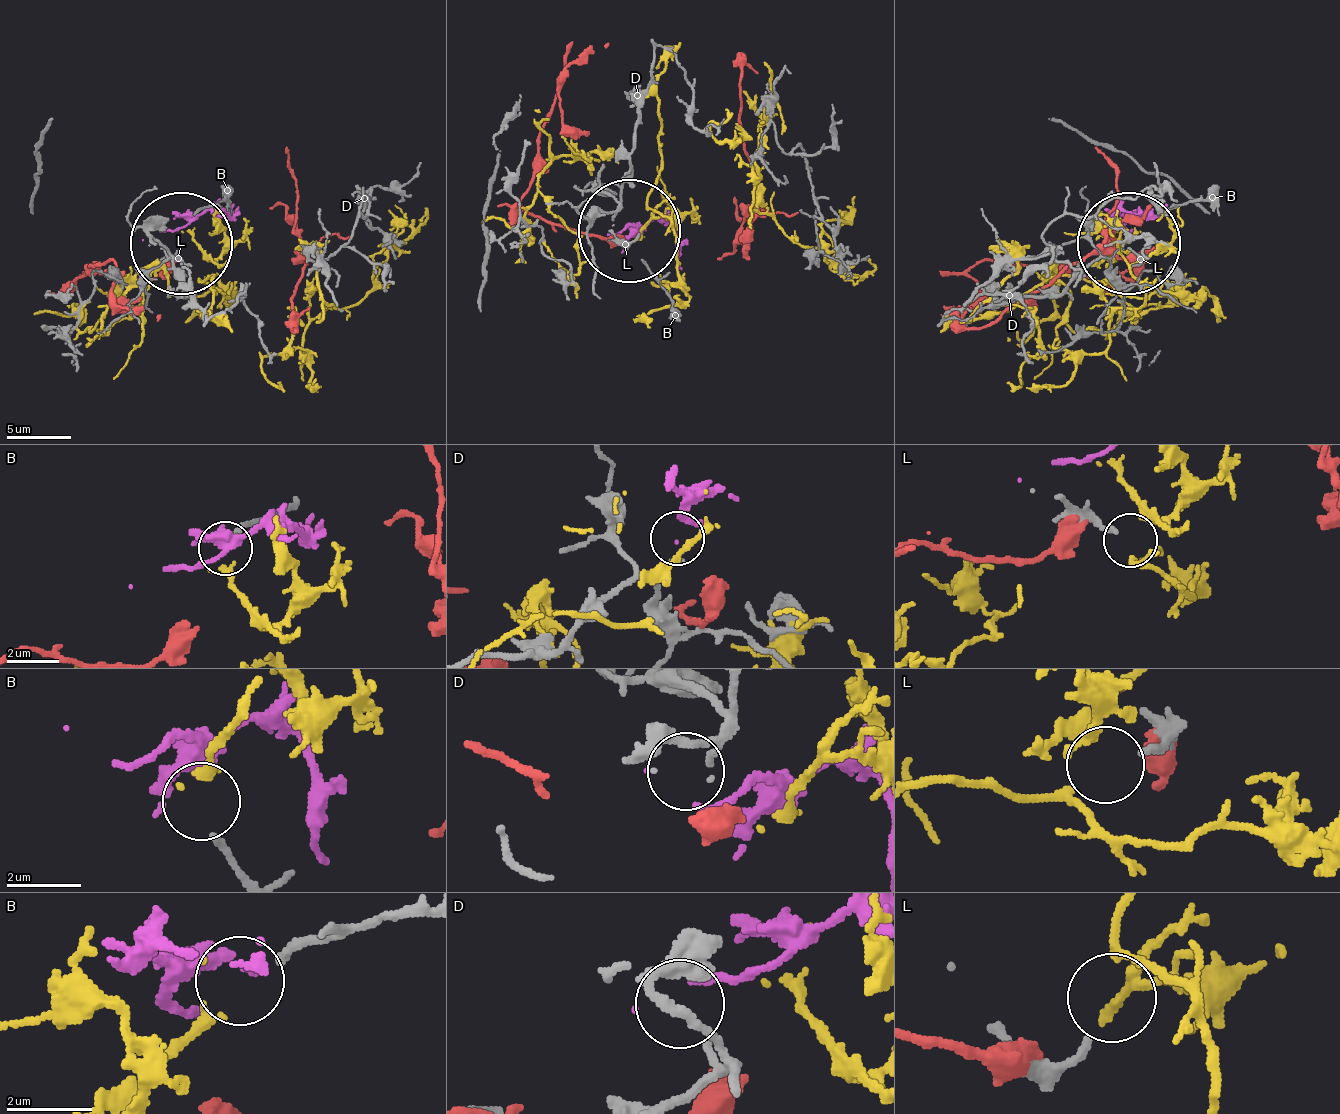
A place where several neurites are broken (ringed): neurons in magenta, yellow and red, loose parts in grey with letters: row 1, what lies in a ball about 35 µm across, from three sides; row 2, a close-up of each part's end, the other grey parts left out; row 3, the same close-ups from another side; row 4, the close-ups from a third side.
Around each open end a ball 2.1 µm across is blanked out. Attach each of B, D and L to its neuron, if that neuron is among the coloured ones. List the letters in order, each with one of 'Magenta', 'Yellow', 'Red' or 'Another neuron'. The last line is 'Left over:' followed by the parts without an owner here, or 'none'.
B: Yellow
D: Magenta
L: Another neuron
Left over: L

